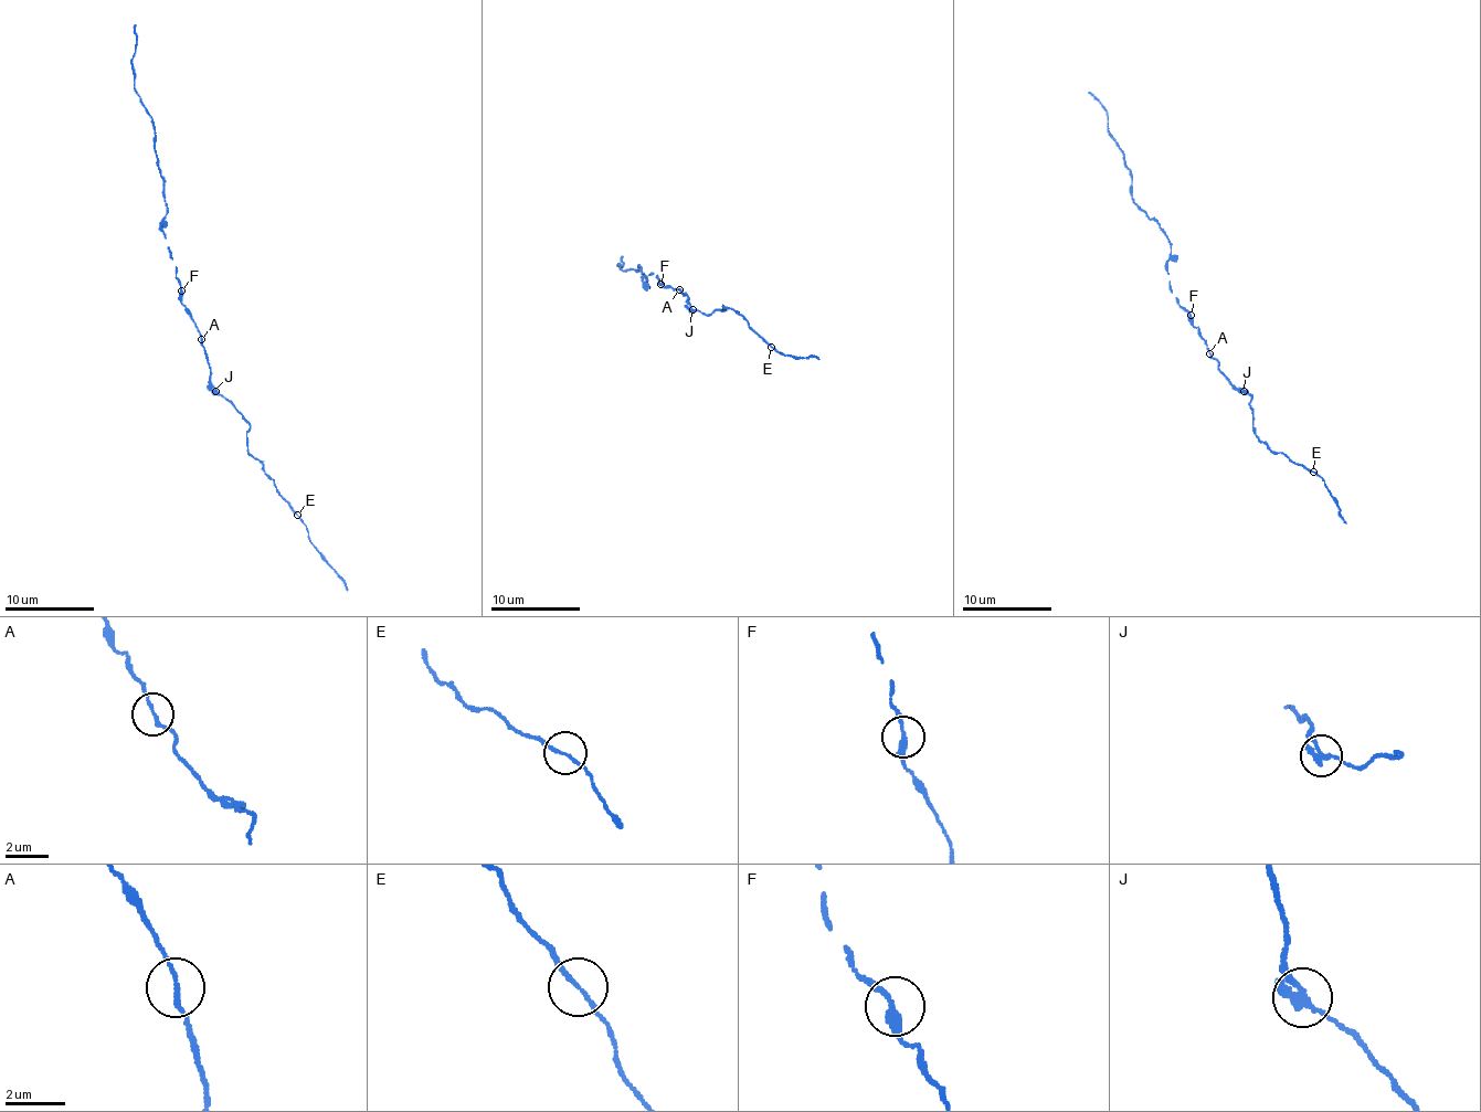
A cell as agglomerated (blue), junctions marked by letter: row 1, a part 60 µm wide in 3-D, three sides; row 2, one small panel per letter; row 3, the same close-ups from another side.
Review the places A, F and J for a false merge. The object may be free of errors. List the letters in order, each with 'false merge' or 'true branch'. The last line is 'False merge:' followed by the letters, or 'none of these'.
A: true branch
F: true branch
J: true branch
False merge: none of these

